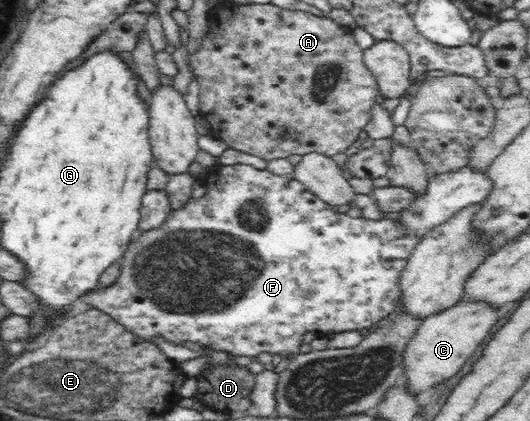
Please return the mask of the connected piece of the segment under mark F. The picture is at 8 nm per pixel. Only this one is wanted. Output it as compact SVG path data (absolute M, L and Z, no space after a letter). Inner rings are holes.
M235 163L222 166L214 171L204 184L206 193L200 198L191 198L179 210L172 210L157 228L142 232L140 237L128 245L128 251L121 261L122 275L110 287L100 287L92 294L84 295L83 307L96 307L112 316L130 333L146 341L162 335L169 341L180 345L186 341L197 343L207 348L219 348L234 356L255 358L262 352L287 356L296 356L303 344L305 333L313 332L318 336L330 336L346 331L360 331L369 328L392 314L397 309L397 281L400 271L404 269L408 256L420 239L406 235L403 227L392 219L368 221L361 217L354 218L346 213L334 212L329 203L314 195L303 183L295 183L290 176L281 176L268 169L257 169L252 165Z

